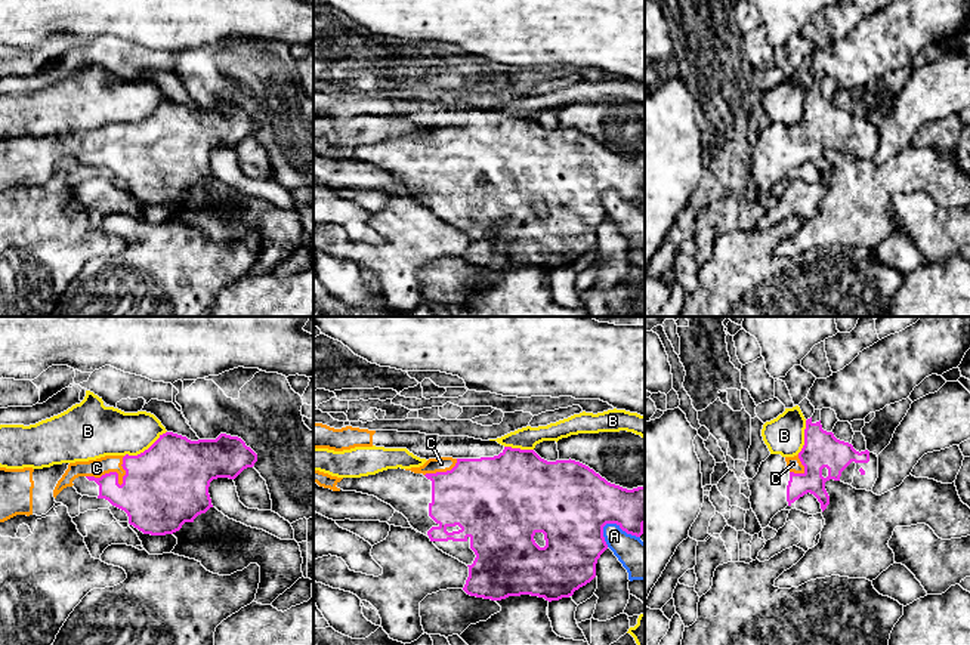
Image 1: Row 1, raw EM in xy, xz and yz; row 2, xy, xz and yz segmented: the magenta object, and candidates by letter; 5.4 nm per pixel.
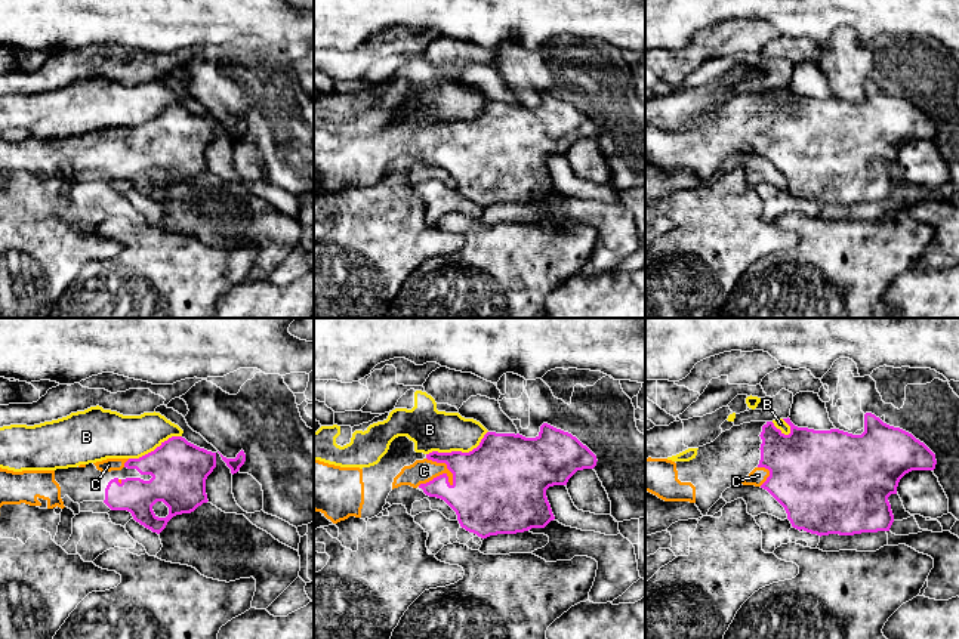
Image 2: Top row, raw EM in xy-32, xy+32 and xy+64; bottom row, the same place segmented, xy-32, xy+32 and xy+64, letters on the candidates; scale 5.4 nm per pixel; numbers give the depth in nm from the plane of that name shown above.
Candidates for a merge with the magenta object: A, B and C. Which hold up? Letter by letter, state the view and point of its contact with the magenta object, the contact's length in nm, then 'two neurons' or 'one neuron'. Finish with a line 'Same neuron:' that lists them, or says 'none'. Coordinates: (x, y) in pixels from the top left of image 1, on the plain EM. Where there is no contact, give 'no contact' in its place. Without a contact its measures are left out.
A: xz (621, 197) | 220 nm | two neurons
B: xy (145, 119) | 280 nm | two neurons
C: xy (117, 145) | 240 nm | one neuron
Same neuron: C

